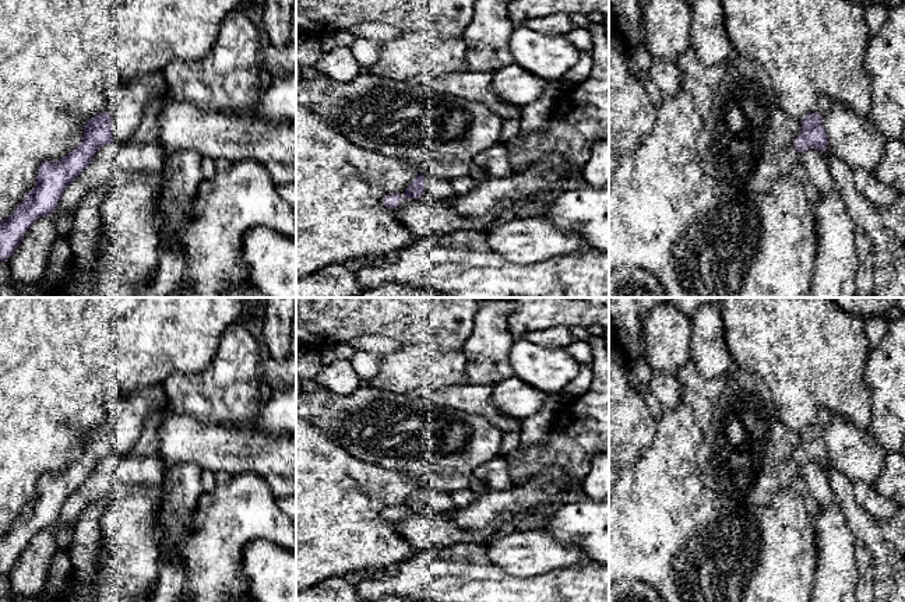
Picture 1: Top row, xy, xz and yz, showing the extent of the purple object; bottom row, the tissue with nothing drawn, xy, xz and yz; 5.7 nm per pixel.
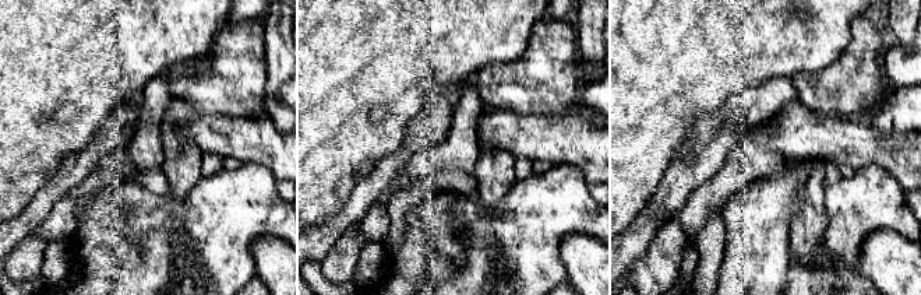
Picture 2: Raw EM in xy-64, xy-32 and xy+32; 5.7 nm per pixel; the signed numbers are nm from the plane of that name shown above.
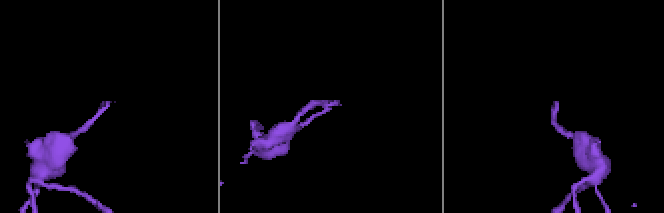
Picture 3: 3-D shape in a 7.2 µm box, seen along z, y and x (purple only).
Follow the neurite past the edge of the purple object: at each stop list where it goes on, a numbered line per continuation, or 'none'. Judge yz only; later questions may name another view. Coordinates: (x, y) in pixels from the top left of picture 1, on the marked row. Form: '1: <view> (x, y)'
1: yz (824, 104)

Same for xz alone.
1: xz (436, 189)

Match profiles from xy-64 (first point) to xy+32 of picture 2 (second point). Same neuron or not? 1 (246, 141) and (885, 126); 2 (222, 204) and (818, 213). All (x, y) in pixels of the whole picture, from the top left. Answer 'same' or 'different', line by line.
1: different
2: different

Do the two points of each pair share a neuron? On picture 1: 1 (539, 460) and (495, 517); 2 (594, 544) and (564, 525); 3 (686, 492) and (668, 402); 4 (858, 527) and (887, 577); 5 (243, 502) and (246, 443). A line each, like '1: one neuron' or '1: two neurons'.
1: two neurons
2: one neuron
3: two neurons
4: one neuron
5: two neurons

